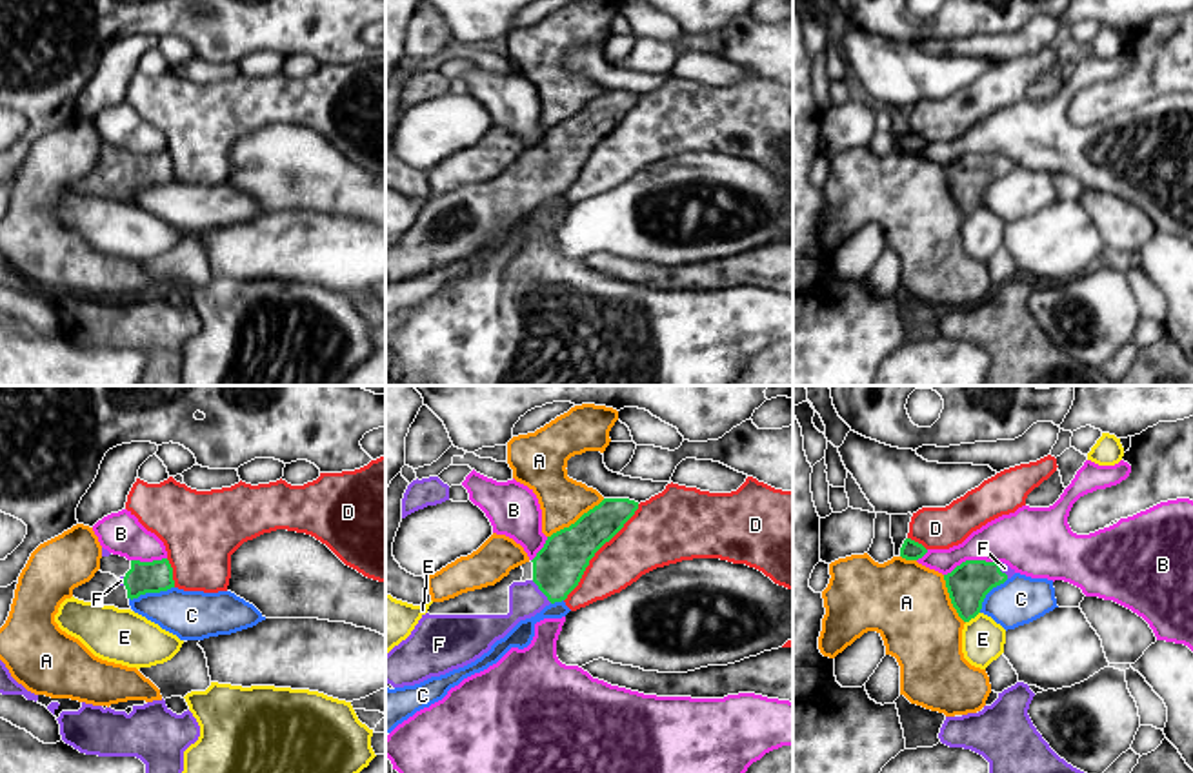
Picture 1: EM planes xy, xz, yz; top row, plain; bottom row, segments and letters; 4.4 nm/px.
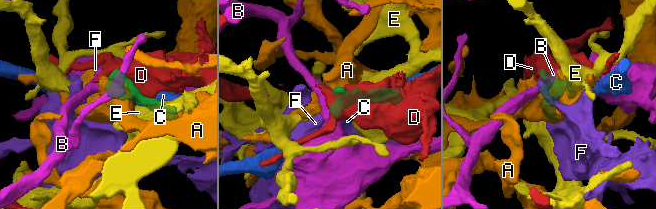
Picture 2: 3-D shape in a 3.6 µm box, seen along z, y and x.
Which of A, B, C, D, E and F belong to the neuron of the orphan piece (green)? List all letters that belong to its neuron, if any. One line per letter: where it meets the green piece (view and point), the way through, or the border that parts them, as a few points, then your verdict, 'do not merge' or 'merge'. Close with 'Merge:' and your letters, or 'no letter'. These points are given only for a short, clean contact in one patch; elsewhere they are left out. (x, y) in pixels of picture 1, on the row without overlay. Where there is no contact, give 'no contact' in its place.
A: meets green in xz at (577, 113); do not merge
B: meets green in yz at (972, 153); border along yz (999, 153), (962, 153), (944, 168); do not merge
C: meets green in xy at (151, 184); do not merge
D: meets green in xz at (595, 144); do not merge
E: meets green in yz at (972, 210); do not merge
F: meets green in xz at (541, 182); runs through xz (559, 159), (541, 182), (526, 191); merge
Merge: F

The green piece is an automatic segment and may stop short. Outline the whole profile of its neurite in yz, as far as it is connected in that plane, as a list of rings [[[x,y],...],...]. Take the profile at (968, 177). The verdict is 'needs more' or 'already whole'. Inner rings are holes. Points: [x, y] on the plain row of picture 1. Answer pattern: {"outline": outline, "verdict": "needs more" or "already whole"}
{"outline": [[[966,153],[944,167],[953,200],[964,215],[975,211],[986,187],[1015,167],[1004,155]]], "verdict": "needs more"}

